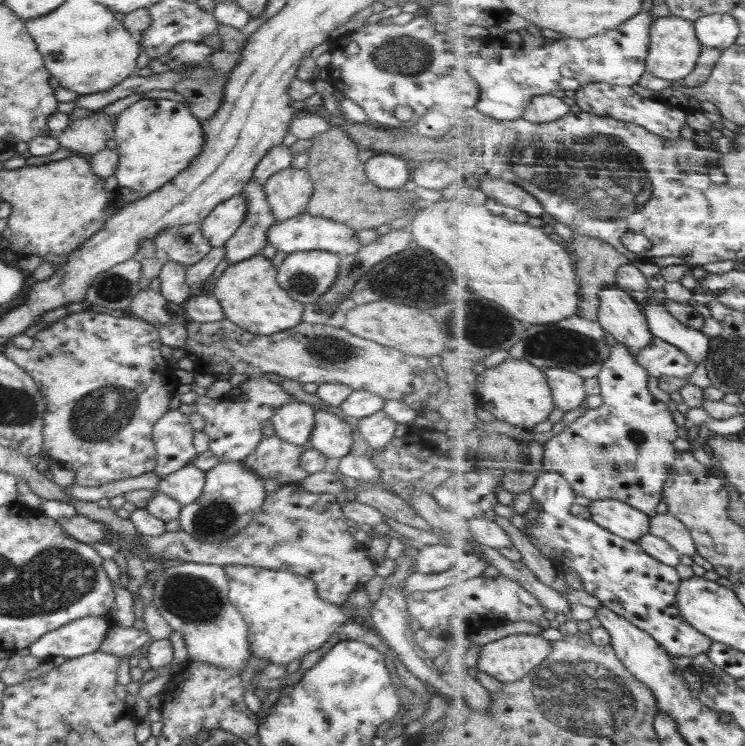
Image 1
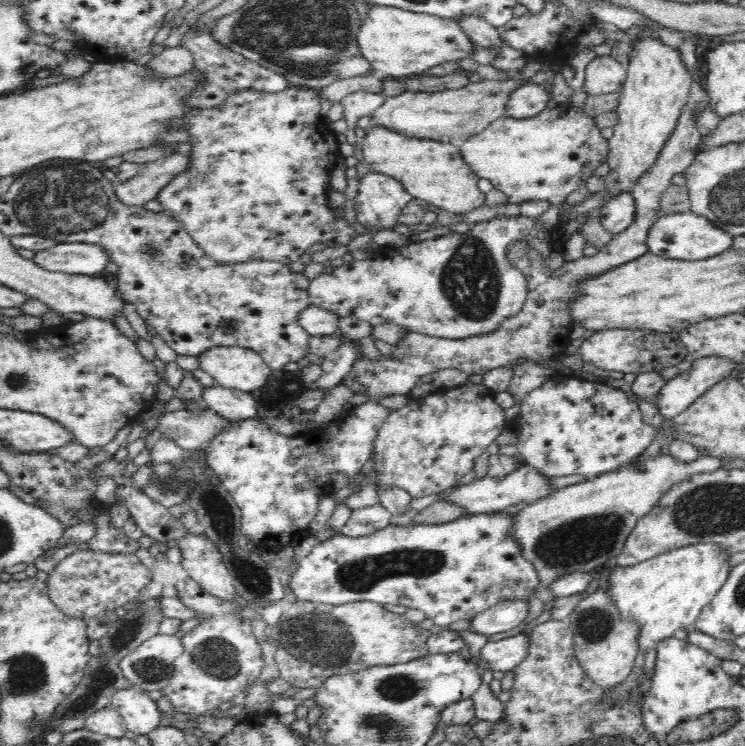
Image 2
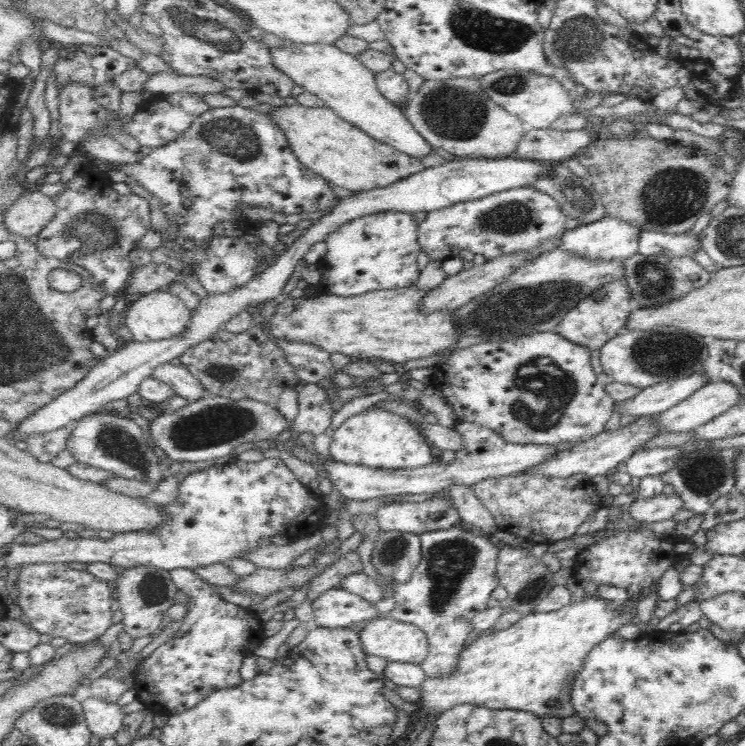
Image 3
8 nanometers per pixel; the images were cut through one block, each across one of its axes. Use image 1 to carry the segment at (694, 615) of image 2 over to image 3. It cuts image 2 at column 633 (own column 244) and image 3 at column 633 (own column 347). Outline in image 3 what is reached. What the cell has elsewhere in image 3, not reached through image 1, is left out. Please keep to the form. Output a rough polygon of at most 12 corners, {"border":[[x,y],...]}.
{"border":[[596,596],[480,636],[427,676],[426,727],[460,704],[563,720],[596,644],[632,623]]}

